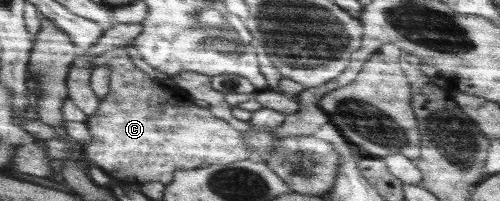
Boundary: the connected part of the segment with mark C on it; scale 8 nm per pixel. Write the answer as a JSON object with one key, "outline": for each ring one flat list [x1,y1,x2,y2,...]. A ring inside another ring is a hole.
{"outline":[[118,47,99,56,94,56,91,63,91,71,95,68,107,66,109,68,110,87,108,93,100,100,97,112,86,120,89,132,93,140,84,150,84,156,92,161,92,165,100,167,109,176,119,180,133,180,133,182,171,182,173,172,177,170,191,170,197,166,228,165,238,160,249,159,251,149,243,143,242,133,231,124,227,124,221,118,215,118,209,114,210,110,195,106,193,98,187,96,186,91,179,87,165,87,145,72,137,69,131,62,125,48]]}

